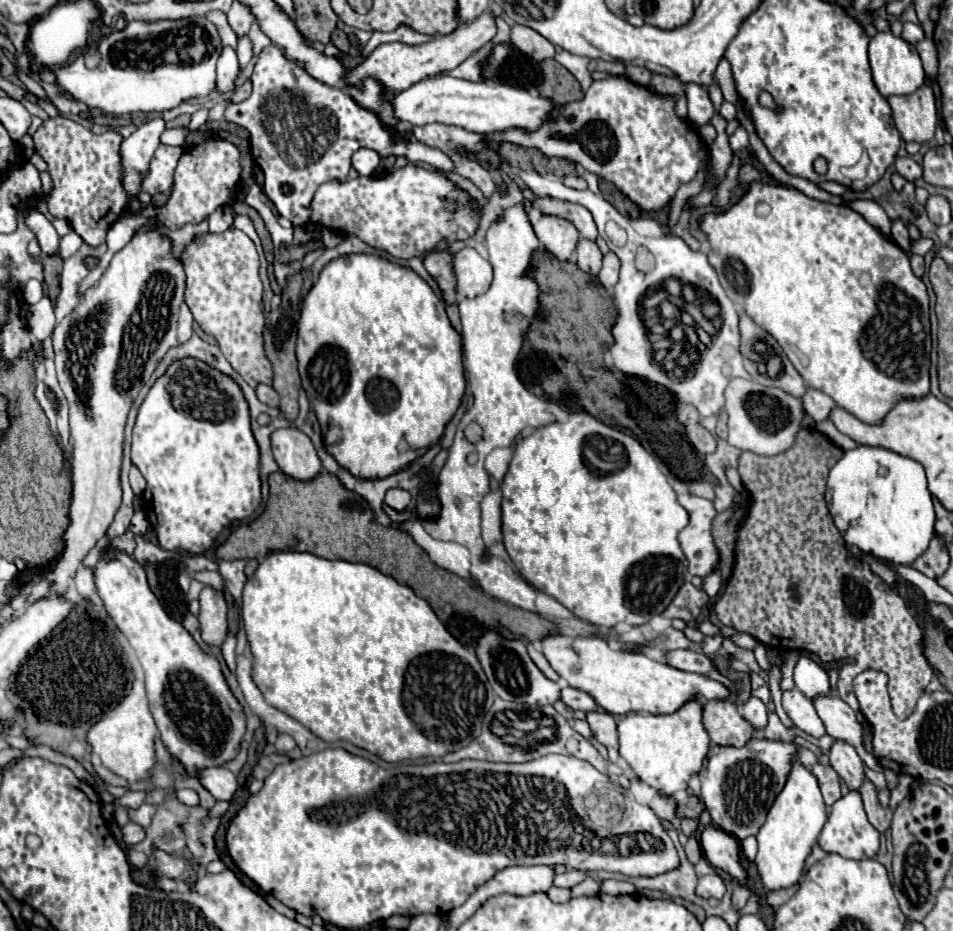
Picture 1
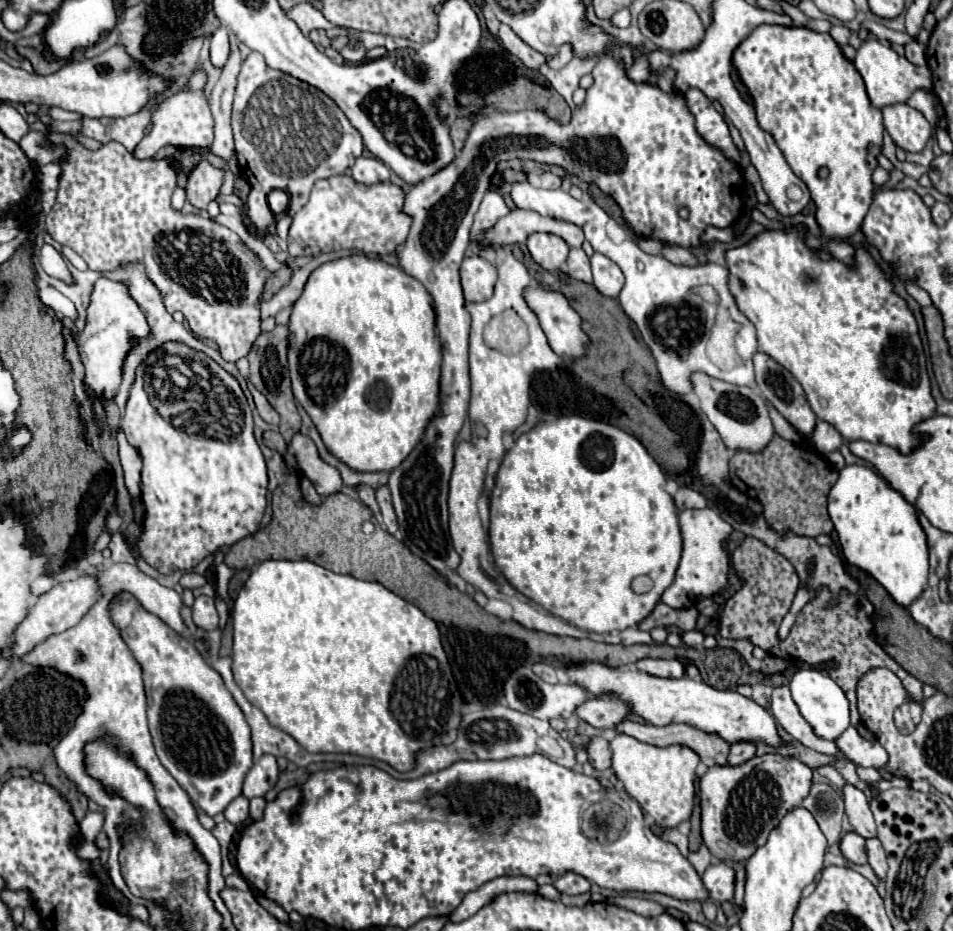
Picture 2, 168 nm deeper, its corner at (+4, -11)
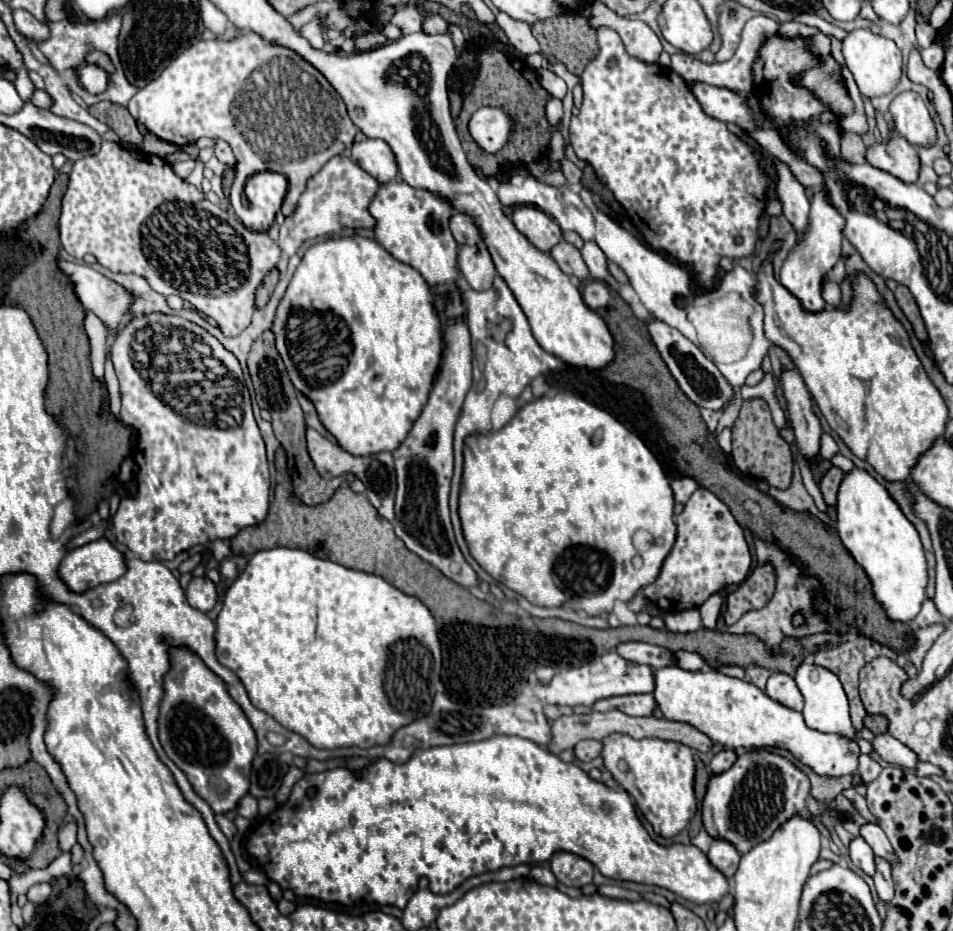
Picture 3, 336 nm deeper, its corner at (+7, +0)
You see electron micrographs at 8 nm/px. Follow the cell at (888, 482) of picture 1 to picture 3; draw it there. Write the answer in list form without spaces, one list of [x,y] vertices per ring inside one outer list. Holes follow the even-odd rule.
[[[853,468],[849,474],[845,474],[839,494],[837,494],[837,530],[841,536],[843,546],[851,552],[855,562],[865,570],[865,574],[871,580],[873,586],[873,596],[885,610],[887,618],[893,622],[911,622],[921,606],[927,588],[927,562],[923,554],[923,546],[919,540],[919,534],[915,526],[903,516],[901,508],[895,504],[895,500],[889,496],[885,486],[881,486],[873,476],[869,476],[865,470]]]

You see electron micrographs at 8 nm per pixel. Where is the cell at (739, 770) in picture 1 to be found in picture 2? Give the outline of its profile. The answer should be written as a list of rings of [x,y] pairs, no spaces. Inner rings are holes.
[[[766,753],[744,765],[714,765],[700,777],[702,839],[718,859],[746,861],[780,819],[798,807],[812,785],[812,769],[796,757]]]

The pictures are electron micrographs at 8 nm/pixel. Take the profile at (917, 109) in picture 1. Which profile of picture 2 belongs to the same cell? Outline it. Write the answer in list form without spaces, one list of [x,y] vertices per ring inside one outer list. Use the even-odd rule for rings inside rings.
[[[908,103],[888,105],[882,109],[884,127],[890,133],[892,141],[904,151],[922,151],[932,137],[932,127],[926,117],[910,107]]]

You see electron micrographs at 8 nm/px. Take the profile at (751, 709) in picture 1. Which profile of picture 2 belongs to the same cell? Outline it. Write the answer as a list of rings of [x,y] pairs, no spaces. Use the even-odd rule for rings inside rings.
[[[738,741],[736,745],[730,747],[728,765],[740,765],[740,763],[752,759],[754,755],[756,755],[756,745],[752,745],[752,741]]]

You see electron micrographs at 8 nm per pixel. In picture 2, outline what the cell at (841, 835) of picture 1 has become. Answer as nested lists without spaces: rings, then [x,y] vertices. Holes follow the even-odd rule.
[[[848,831],[848,833],[840,839],[840,851],[842,851],[842,855],[844,855],[850,863],[864,865],[864,863],[868,861],[864,837],[860,837],[860,835],[854,833],[854,831]]]

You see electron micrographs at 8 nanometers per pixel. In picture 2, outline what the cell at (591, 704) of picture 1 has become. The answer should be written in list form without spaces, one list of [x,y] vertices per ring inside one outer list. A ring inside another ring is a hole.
[[[590,697],[588,701],[584,701],[582,705],[576,707],[578,719],[582,719],[588,725],[598,727],[598,729],[620,723],[628,713],[630,713],[630,709],[622,701],[602,699],[602,697]]]

